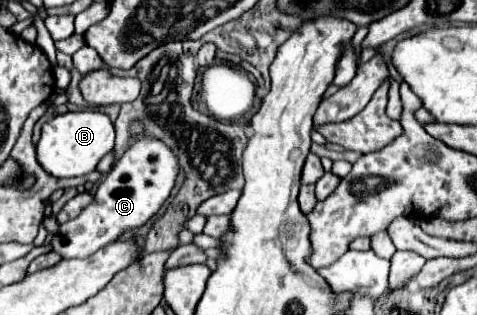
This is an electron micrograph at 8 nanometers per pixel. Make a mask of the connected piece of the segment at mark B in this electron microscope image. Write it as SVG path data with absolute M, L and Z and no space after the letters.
M79 110L57 114L41 128L41 138L37 144L37 160L39 164L57 178L73 178L85 176L95 170L97 162L109 154L115 146L115 130L113 122L107 114L99 110Z

